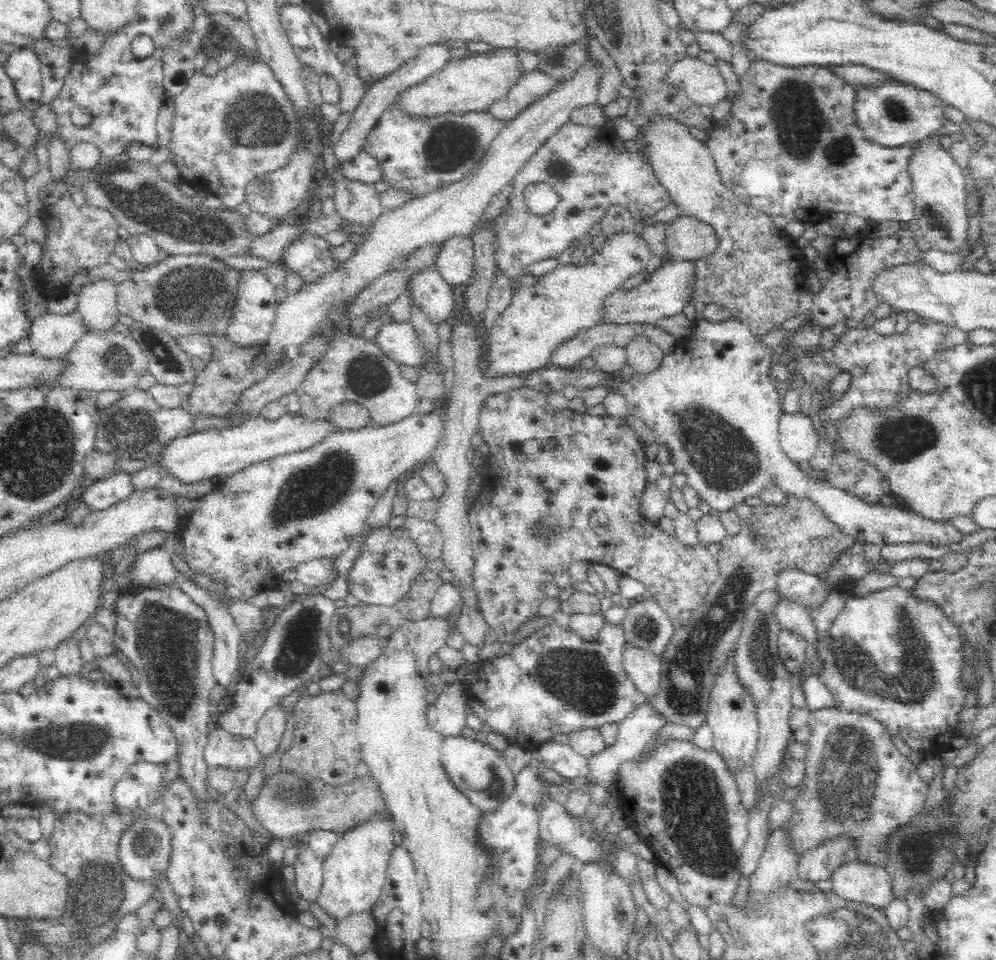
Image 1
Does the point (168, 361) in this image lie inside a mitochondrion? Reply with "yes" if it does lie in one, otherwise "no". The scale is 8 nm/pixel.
no

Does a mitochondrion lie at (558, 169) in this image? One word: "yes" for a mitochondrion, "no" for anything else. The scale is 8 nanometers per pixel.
yes

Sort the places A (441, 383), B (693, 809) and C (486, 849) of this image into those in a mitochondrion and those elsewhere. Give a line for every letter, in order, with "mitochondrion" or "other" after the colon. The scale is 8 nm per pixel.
A: other
B: mitochondrion
C: other

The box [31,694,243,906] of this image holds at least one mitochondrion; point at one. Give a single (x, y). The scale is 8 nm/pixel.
(145, 845)

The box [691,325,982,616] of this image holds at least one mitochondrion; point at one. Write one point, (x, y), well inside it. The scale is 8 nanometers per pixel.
(899, 440)

